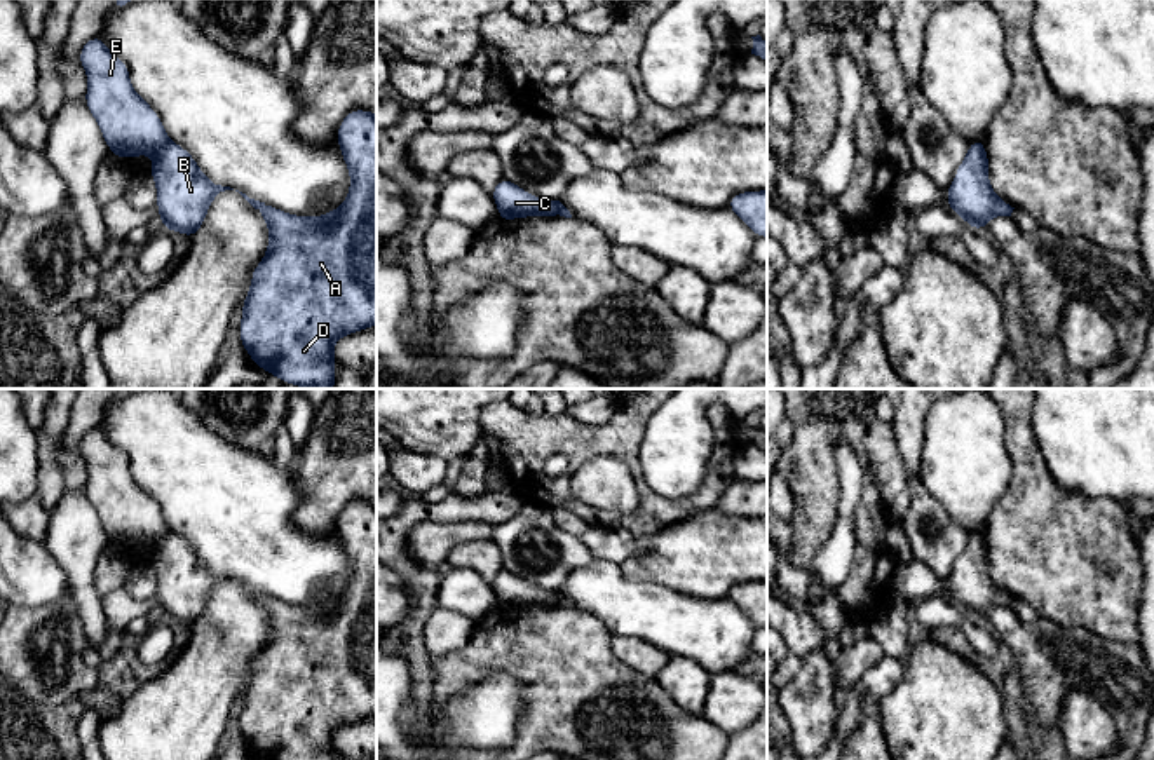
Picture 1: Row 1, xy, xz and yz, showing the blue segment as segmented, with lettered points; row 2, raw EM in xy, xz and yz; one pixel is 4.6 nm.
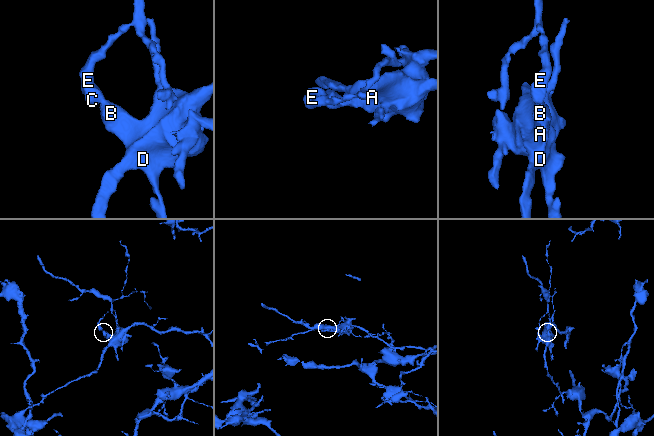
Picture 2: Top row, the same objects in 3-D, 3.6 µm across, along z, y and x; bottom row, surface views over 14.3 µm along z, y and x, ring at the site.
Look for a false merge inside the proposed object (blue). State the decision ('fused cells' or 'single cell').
fused cells

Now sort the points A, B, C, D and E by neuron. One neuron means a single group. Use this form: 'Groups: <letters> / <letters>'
Groups: A B D / C E

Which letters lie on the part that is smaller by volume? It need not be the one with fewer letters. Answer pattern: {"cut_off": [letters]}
{"cut_off": ["C", "E"]}

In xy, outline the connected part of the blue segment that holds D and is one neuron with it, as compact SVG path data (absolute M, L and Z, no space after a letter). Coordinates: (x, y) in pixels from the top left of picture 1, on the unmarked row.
M350 500L336 521L350 563L343 594L319 608L284 603L239 582L268 617L268 636L242 694L241 736L261 760L333 760L338 729L377 715L377 506Z

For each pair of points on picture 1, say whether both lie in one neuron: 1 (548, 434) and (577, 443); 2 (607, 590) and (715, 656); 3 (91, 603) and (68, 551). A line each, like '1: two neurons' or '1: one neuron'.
1: one neuron
2: one neuron
3: one neuron

